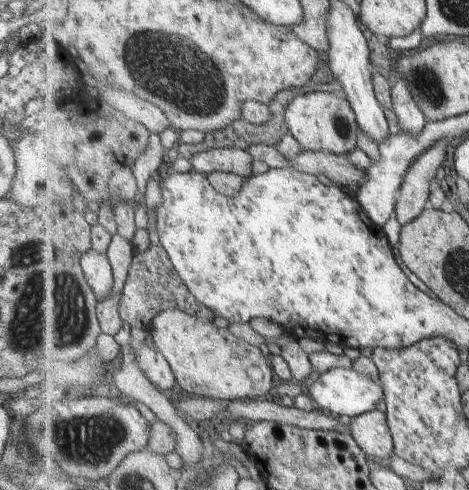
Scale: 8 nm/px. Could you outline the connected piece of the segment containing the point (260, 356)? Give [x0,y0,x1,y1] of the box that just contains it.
[151,307,275,402]

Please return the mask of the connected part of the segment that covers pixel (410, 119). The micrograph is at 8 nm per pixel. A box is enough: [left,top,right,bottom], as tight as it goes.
[392,76,428,137]

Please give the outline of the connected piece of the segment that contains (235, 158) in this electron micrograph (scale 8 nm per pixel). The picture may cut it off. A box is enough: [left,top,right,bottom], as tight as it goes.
[191,149,253,178]

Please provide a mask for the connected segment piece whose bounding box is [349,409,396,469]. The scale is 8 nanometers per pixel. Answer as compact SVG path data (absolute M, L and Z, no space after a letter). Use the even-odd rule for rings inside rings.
M377 409L369 411L352 417L349 426L354 439L366 451L367 456L371 455L379 466L389 469L386 458L396 454L386 413Z

